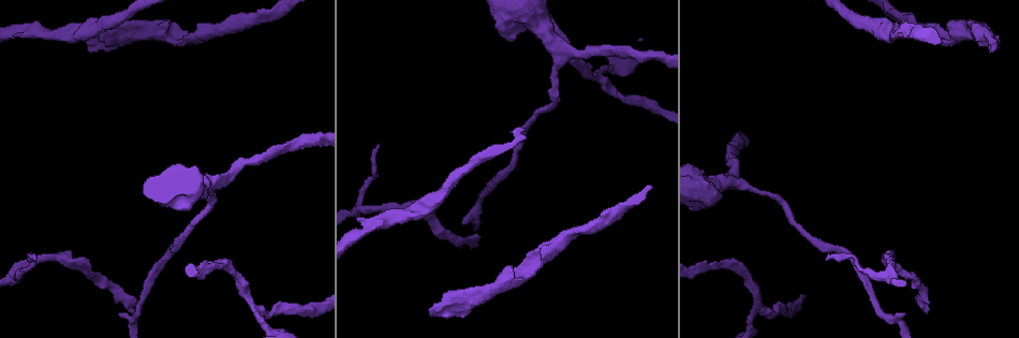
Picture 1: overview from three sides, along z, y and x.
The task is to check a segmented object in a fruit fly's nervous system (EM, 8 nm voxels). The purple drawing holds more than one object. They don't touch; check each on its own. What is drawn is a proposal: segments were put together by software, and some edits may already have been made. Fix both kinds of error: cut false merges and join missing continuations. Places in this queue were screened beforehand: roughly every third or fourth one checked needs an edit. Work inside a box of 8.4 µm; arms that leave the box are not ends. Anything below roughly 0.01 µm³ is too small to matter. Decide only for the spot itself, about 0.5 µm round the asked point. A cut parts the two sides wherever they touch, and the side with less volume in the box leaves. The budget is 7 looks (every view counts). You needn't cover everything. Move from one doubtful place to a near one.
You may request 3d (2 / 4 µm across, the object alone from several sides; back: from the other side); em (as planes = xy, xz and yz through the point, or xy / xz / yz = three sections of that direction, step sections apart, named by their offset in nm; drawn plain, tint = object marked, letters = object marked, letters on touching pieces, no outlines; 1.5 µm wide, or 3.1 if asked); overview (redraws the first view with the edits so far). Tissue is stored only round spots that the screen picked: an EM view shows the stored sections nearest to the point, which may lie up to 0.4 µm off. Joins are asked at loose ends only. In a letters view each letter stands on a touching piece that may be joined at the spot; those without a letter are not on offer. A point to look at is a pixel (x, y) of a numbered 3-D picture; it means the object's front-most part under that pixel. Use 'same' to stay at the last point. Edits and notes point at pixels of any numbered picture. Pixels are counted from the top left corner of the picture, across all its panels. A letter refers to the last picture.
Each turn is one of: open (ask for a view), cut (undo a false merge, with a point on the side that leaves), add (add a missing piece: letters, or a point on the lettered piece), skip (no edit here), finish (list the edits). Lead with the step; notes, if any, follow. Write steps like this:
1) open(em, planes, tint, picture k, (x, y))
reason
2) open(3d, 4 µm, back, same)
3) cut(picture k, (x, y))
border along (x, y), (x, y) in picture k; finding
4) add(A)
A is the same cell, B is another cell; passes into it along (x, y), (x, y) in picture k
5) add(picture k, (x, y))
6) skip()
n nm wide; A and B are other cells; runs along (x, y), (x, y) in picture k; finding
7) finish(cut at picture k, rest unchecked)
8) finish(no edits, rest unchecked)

open(em, planes, letters, picture 1, (984, 30))
thick end

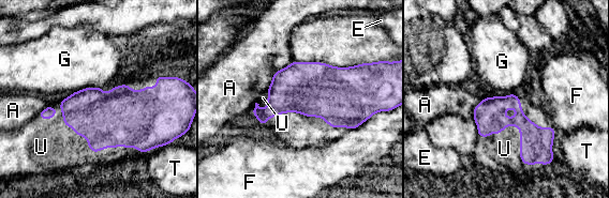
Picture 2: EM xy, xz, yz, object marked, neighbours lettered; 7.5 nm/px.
add(picture 2, (55, 148))
U is the same cell, A, E, F, G and T are other cells; passes into it along (113, 120), (86, 137), (55, 148) in picture 2; it goes on there

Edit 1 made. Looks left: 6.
open(overview)
see it whole again

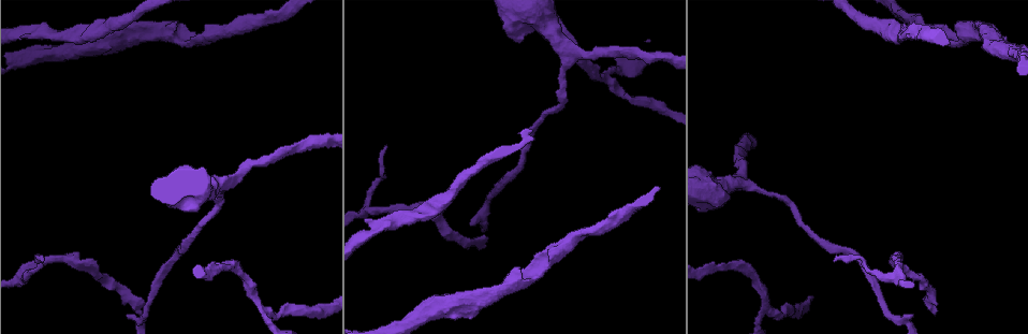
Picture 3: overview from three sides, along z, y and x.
open(em, planes, letters, picture 3, (369, 209))
abrupt turn

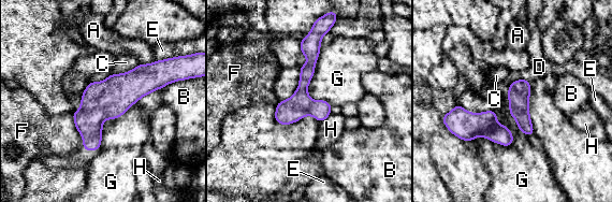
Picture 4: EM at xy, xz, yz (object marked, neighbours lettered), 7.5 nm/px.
skip()
160 nm wide; G touches over 300 nm; A, B, C, D, E, F, G and H are other cells; one neuron here

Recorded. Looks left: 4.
open(em, planes, letters, picture 3, (608, 76))

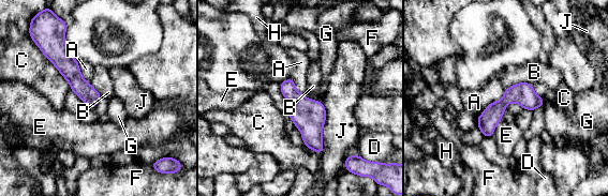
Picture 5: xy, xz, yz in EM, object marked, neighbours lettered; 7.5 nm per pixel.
skip()
140 nm wide; A, B, C, D, E, F, G, H and J are other cells; runs along (61, 43), (61, 59), (91, 105) in picture 5; all the same neuron

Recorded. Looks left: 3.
finish(add at picture 2, rest unchecked)

